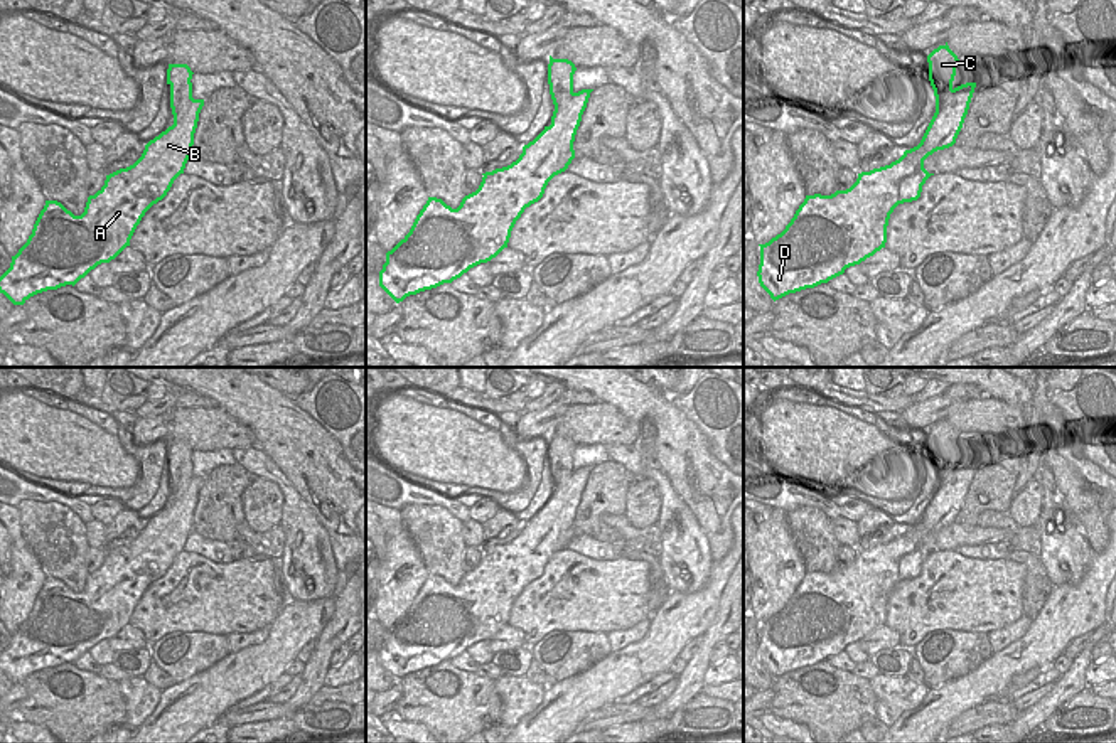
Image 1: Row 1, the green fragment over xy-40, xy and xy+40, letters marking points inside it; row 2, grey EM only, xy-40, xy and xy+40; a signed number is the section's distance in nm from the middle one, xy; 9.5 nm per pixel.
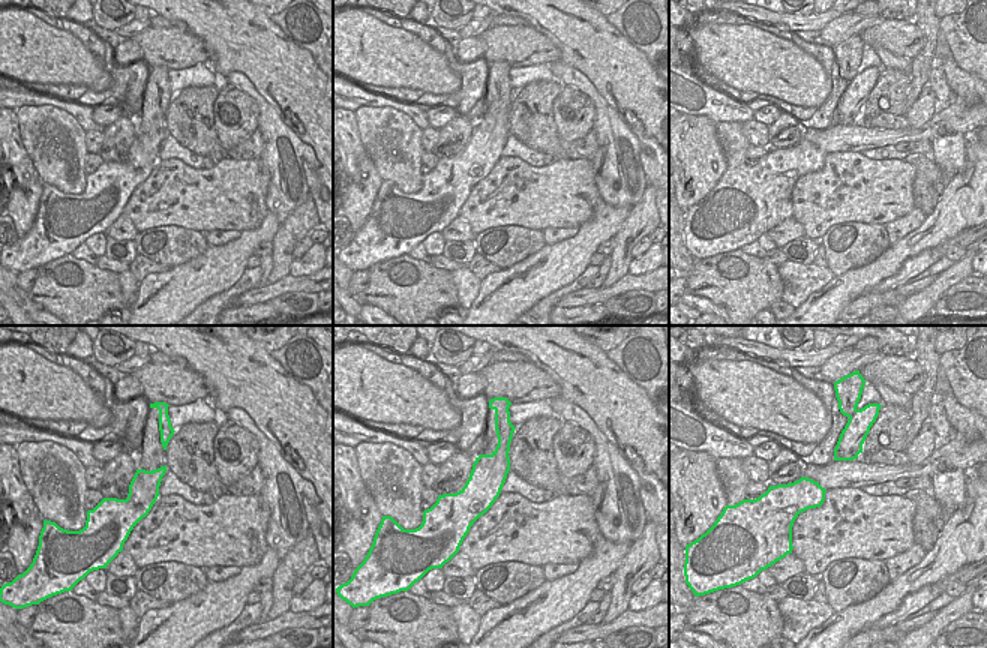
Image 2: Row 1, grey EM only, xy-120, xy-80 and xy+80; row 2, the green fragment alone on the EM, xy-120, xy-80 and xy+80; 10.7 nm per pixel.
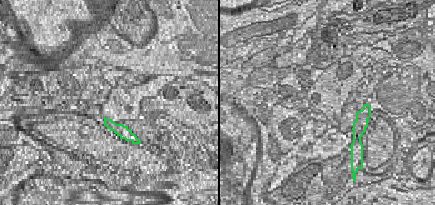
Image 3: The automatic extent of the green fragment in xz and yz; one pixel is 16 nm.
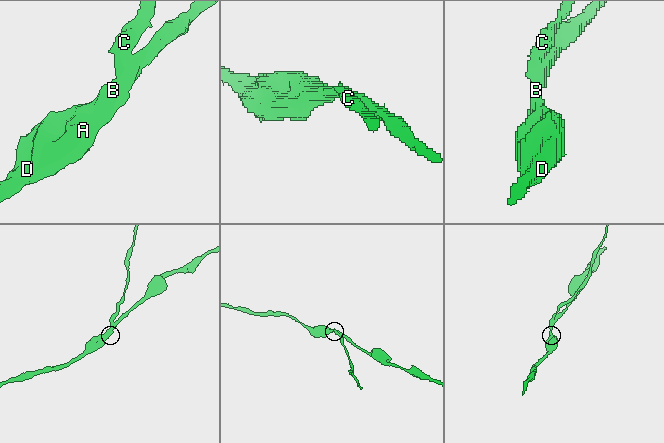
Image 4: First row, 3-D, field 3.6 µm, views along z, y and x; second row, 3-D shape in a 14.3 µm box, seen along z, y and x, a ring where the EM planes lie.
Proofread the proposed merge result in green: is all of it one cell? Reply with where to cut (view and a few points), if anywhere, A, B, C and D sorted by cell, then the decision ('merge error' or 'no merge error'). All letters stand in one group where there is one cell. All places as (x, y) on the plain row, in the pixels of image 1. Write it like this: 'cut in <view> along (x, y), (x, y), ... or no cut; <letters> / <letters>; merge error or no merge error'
cut in xy-40 along (193, 475), (179, 486), (171, 482); A B D / C; merge error

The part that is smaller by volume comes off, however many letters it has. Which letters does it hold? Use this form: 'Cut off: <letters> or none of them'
Cut off: C

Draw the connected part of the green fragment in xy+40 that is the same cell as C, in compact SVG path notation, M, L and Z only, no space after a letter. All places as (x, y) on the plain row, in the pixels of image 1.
M946 420L927 433L927 440L929 458L936 473L936 484L939 484L939 478L947 475L952 468L952 458L956 453L956 445L959 443L959 436Z

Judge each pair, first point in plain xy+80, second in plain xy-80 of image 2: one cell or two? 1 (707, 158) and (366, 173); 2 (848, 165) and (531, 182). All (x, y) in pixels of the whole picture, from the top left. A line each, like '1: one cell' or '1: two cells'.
1: one cell
2: one cell

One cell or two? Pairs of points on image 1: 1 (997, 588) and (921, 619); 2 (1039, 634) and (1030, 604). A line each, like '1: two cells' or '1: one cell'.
1: one cell
2: two cells

